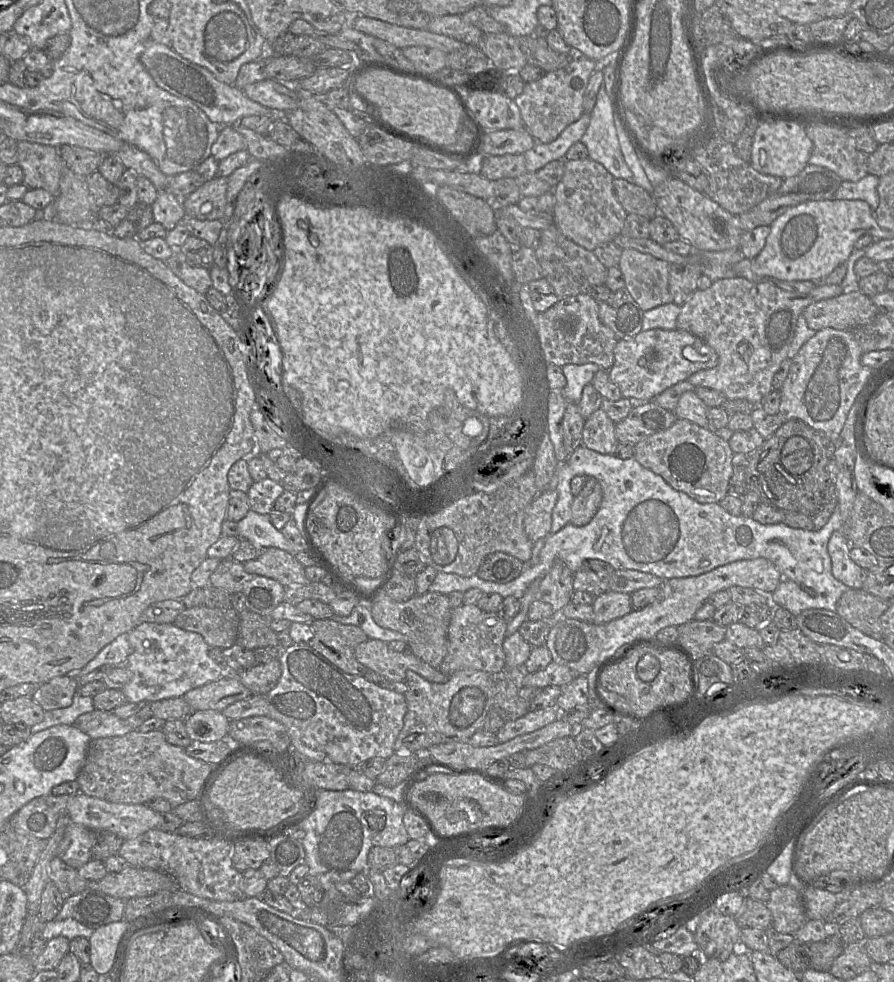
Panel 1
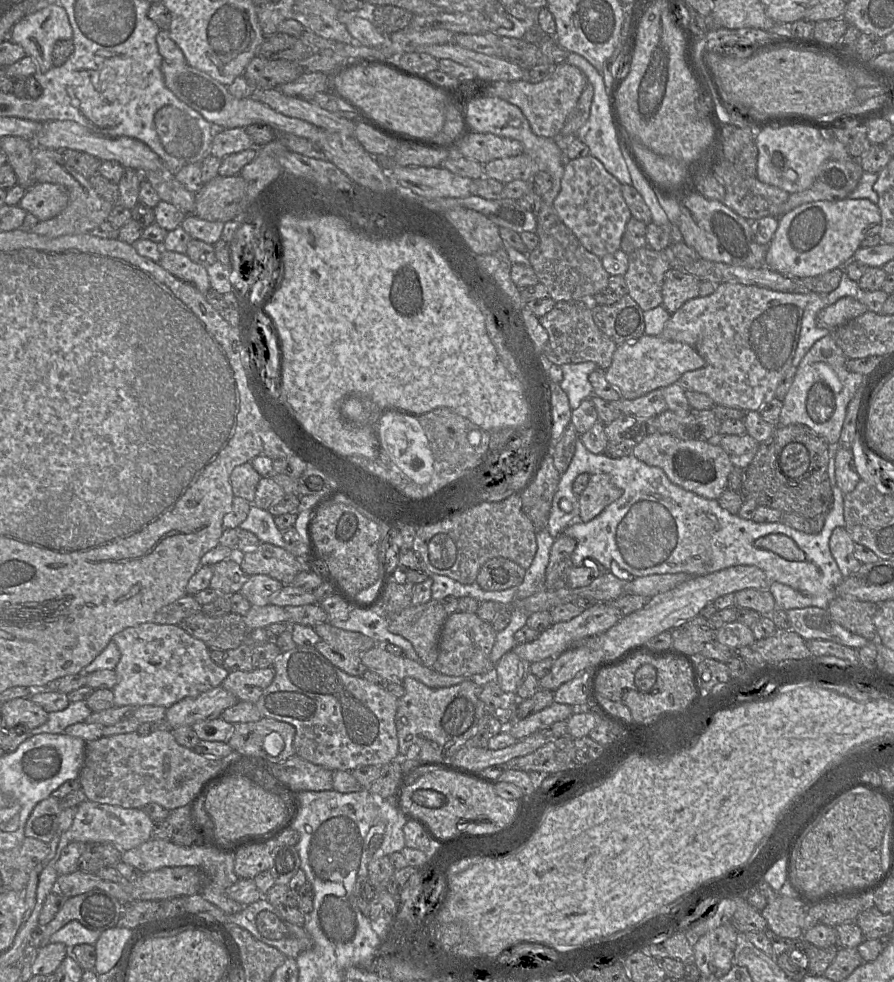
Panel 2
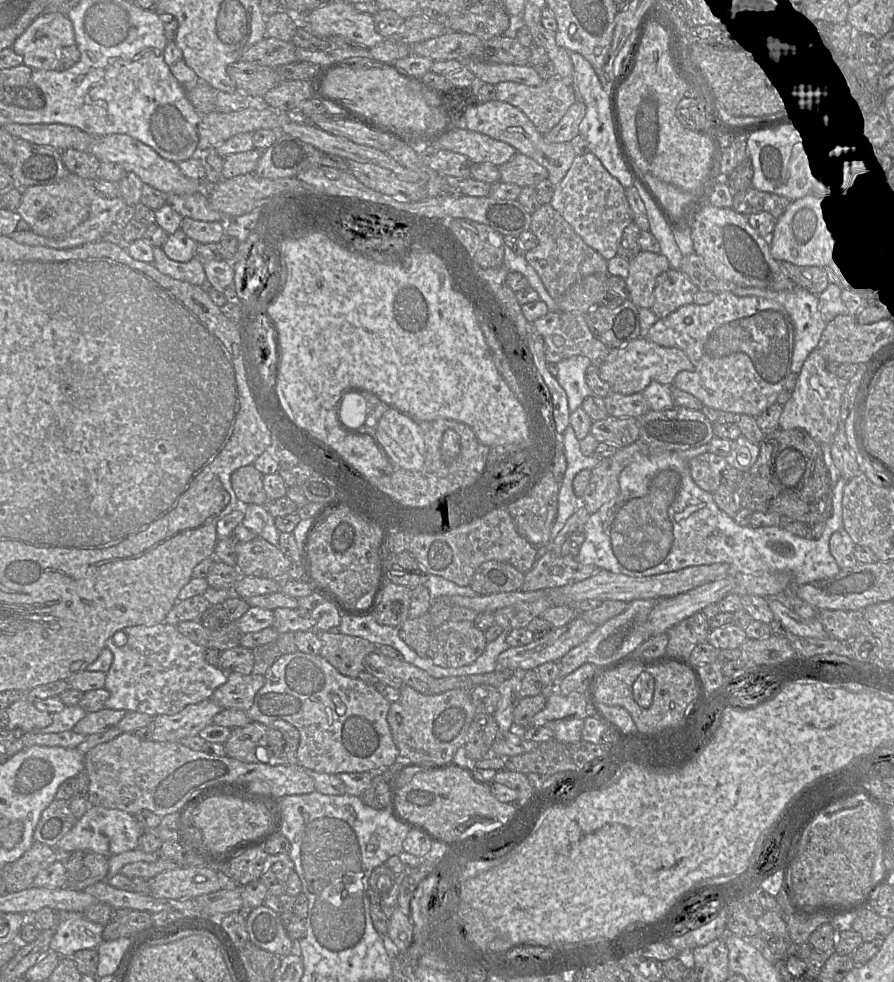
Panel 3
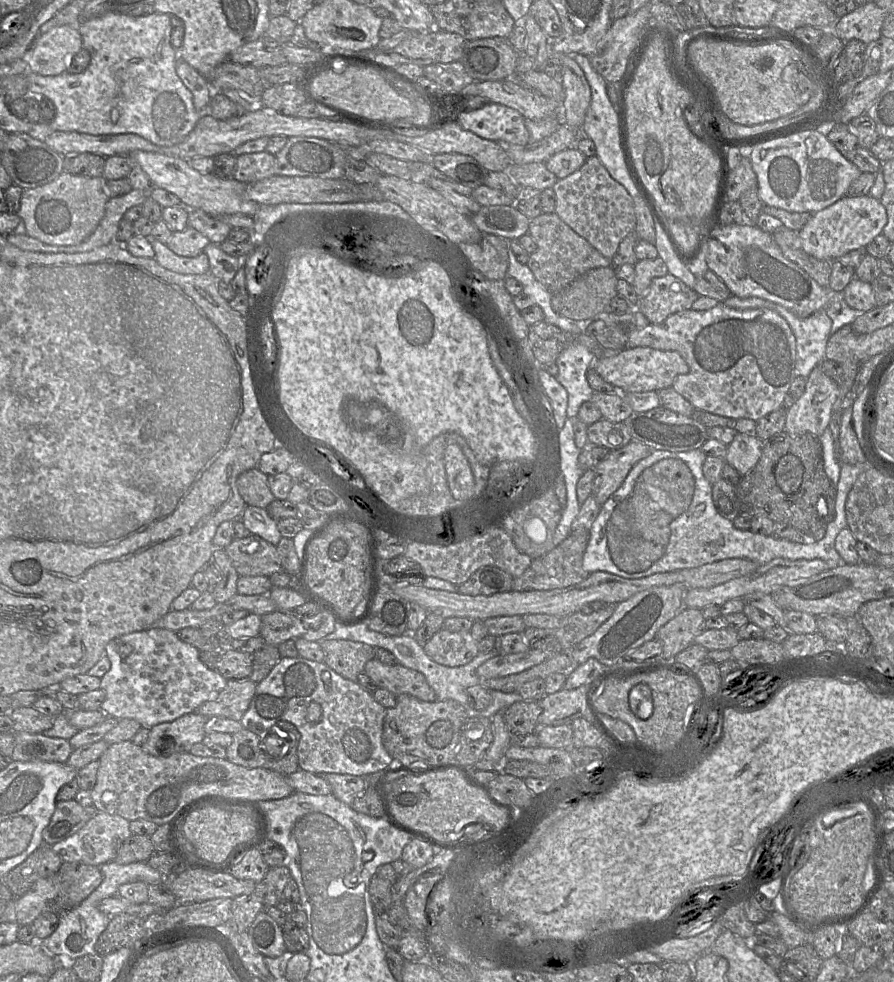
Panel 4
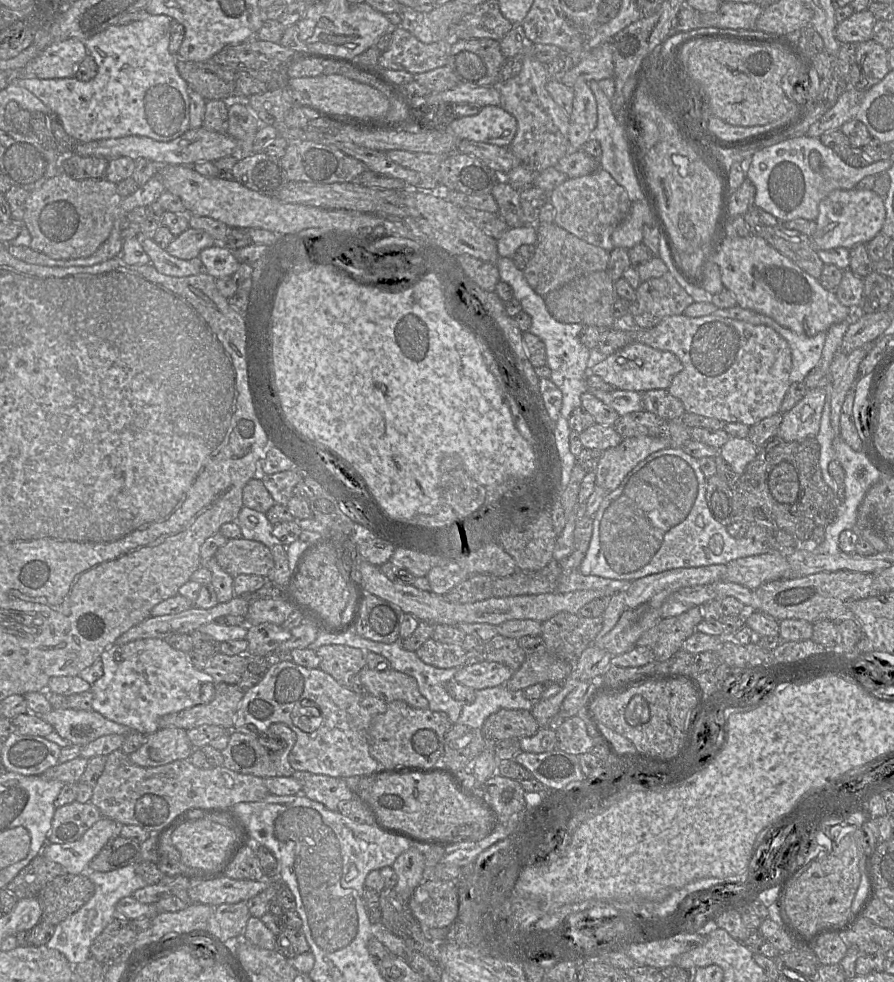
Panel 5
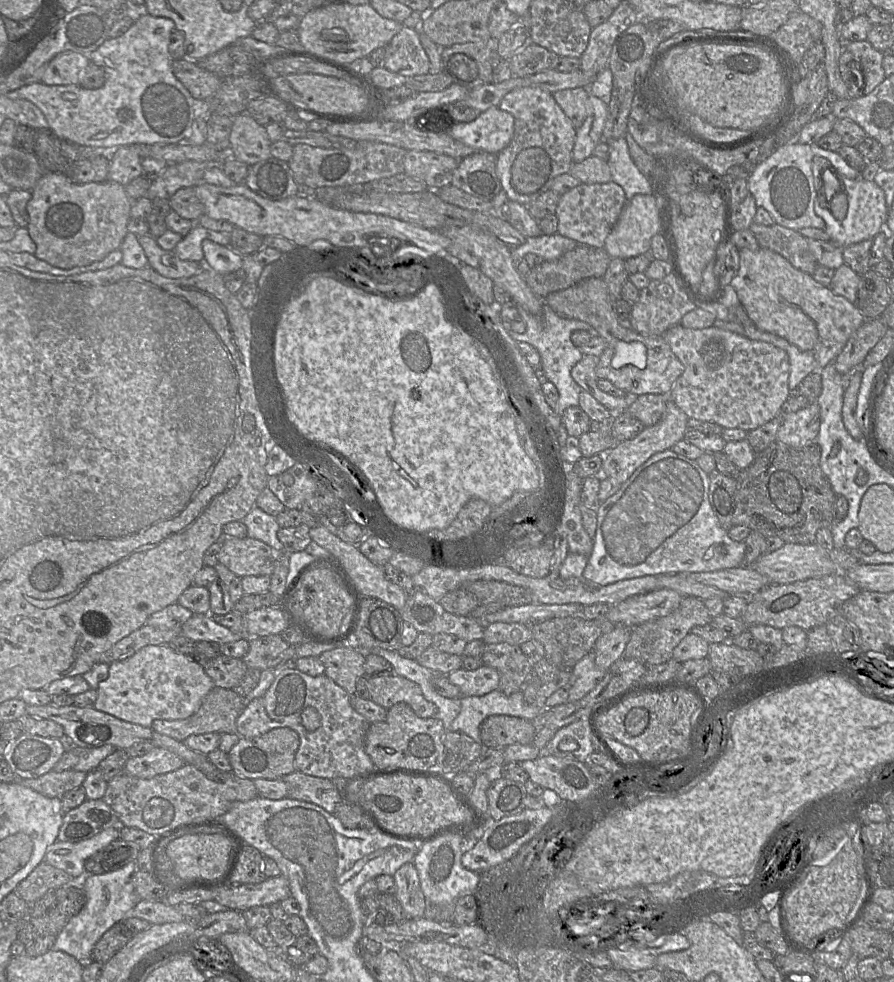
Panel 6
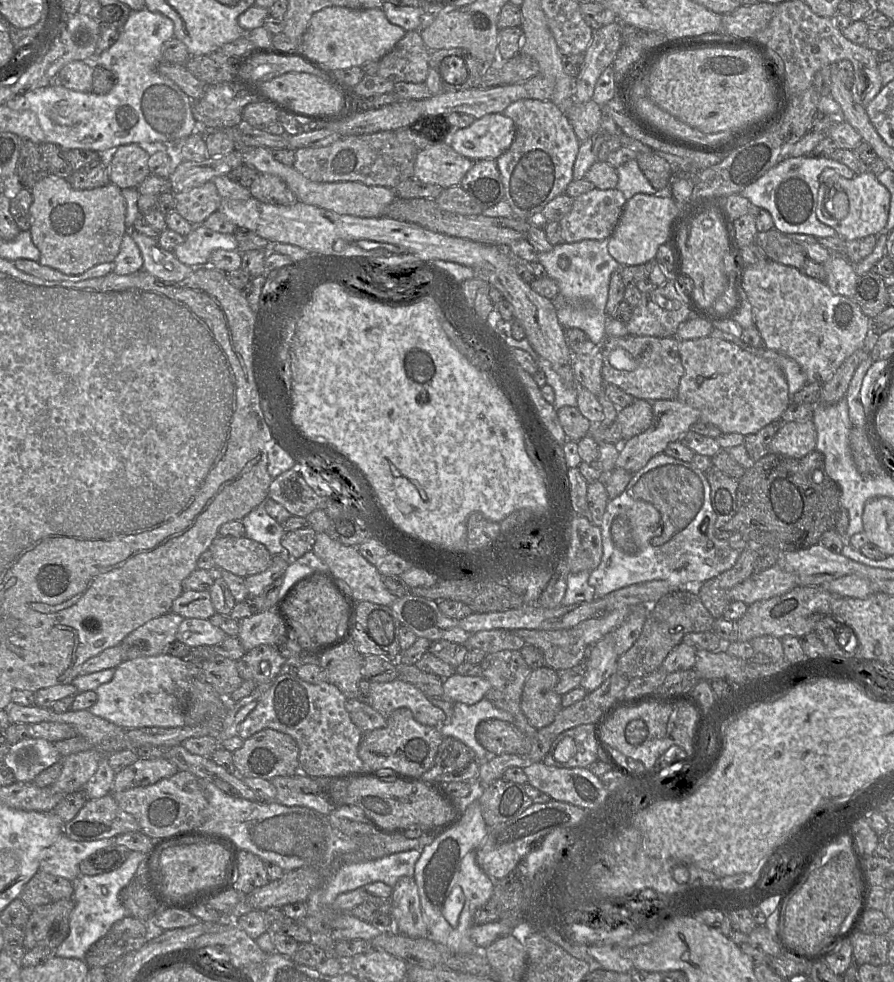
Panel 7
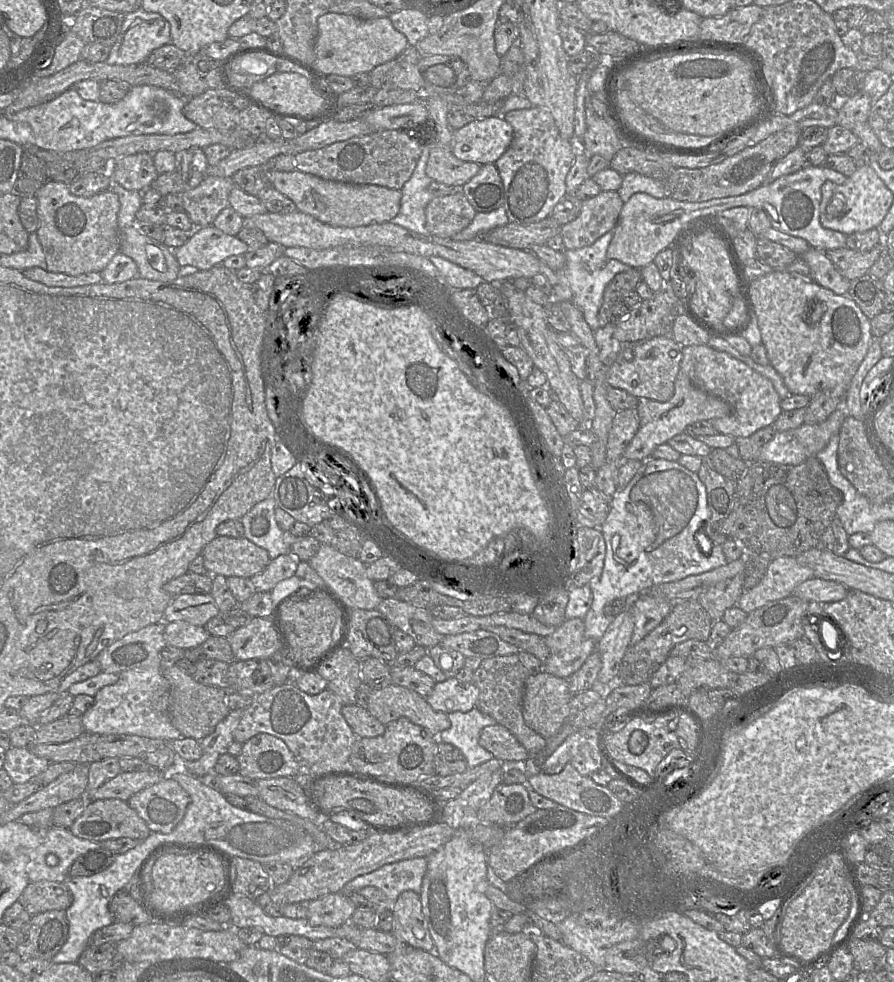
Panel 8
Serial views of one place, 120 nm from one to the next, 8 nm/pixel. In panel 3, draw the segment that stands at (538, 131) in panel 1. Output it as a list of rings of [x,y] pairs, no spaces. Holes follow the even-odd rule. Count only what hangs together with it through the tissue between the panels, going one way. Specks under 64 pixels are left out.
[[[558,74],[544,80],[540,86],[527,86],[513,81],[505,81],[496,84],[495,89],[497,100],[507,102],[520,109],[543,135],[554,128],[570,106],[577,101],[573,84],[565,84]]]

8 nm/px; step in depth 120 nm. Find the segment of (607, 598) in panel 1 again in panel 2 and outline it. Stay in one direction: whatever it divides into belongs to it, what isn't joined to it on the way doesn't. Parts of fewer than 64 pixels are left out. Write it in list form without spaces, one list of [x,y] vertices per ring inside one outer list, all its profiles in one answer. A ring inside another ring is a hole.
[[[596,602],[585,609],[580,615],[569,621],[554,623],[551,627],[541,632],[538,638],[525,644],[516,644],[513,652],[521,659],[534,663],[546,658],[557,658],[572,646],[580,644],[584,639],[600,634],[615,625],[622,614],[608,602]]]

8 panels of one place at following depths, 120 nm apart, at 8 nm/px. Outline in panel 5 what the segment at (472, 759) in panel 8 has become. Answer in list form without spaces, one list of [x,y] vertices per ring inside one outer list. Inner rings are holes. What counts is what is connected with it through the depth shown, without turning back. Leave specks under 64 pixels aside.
[[[504,685],[476,690],[476,698],[471,704],[463,706],[458,724],[482,729],[485,720],[493,713],[501,709],[525,709],[531,711],[534,702],[527,699],[523,690],[512,691]]]

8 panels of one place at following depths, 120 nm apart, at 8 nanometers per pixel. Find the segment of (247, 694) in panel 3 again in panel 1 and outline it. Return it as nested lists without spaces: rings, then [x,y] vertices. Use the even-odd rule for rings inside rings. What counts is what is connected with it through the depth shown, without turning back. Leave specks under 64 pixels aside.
[[[273,659],[264,664],[254,664],[248,670],[242,671],[240,673],[225,673],[225,674],[236,674],[241,681],[241,683],[248,688],[252,694],[262,694],[267,695],[276,684],[278,683],[280,676],[282,674],[282,668],[279,659]]]

